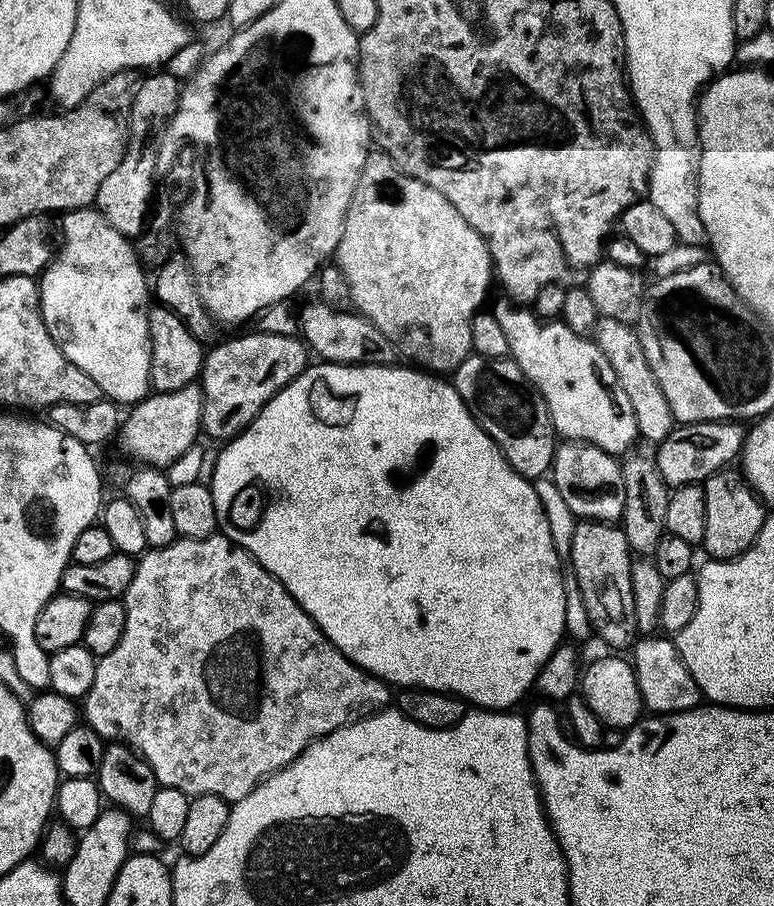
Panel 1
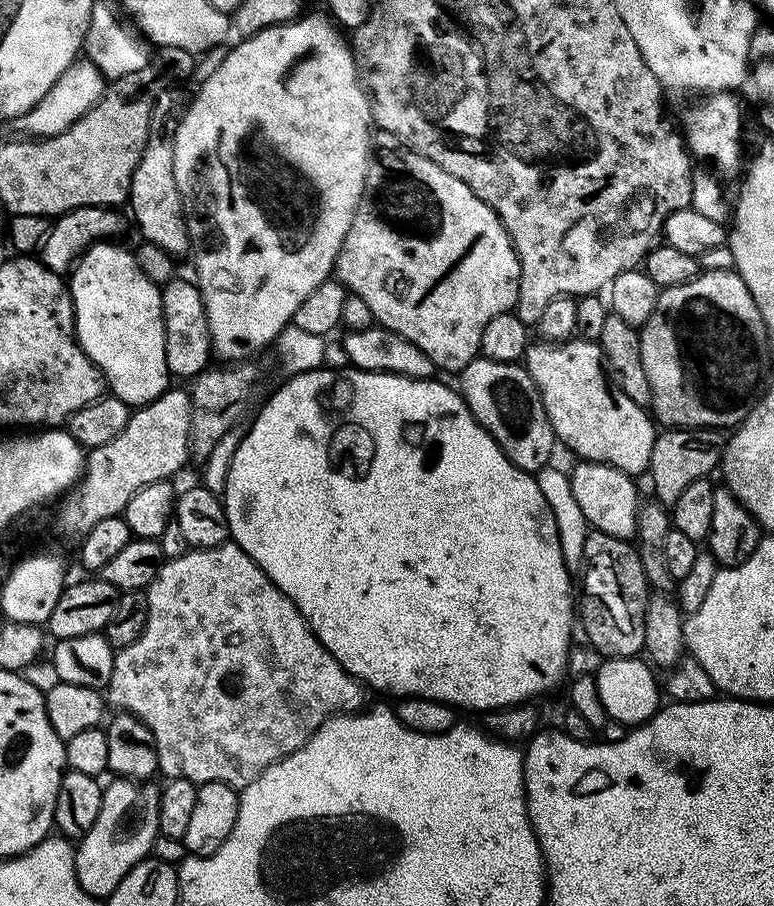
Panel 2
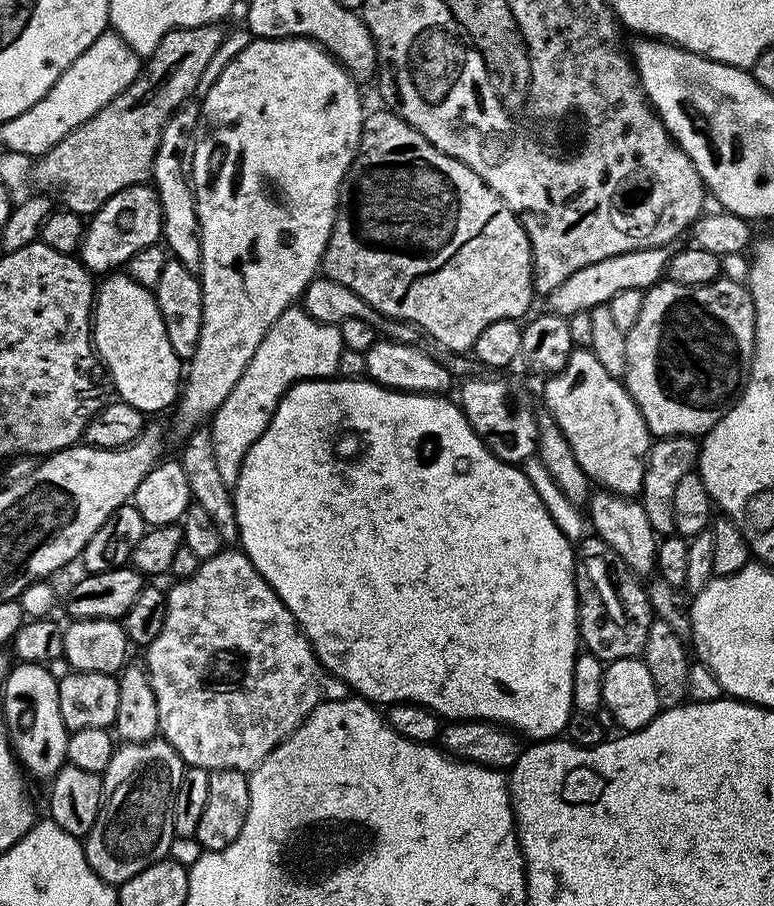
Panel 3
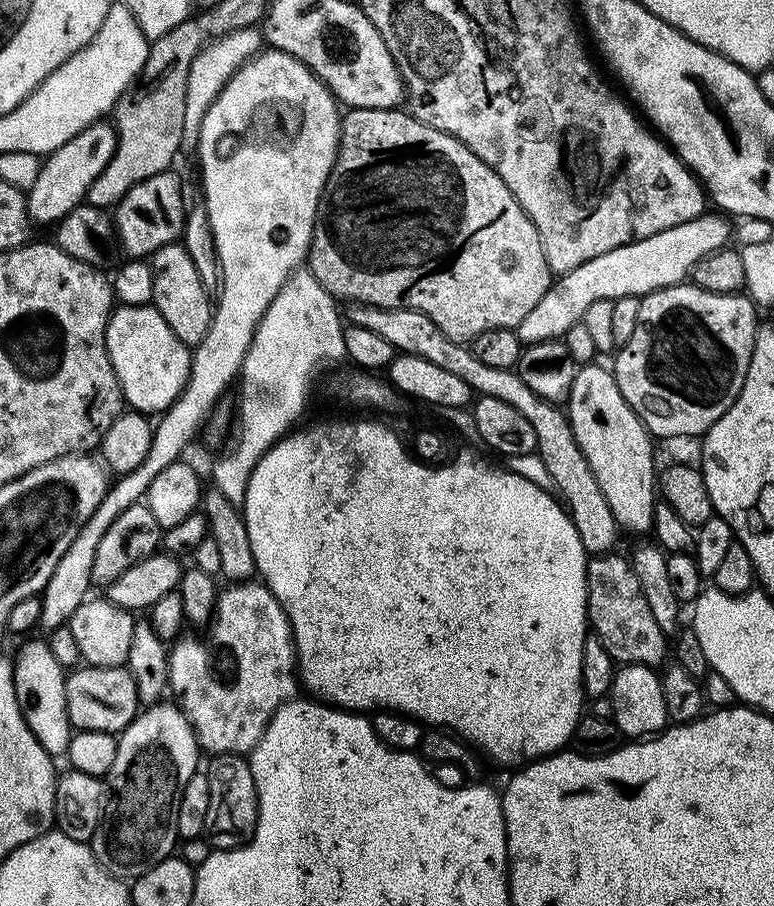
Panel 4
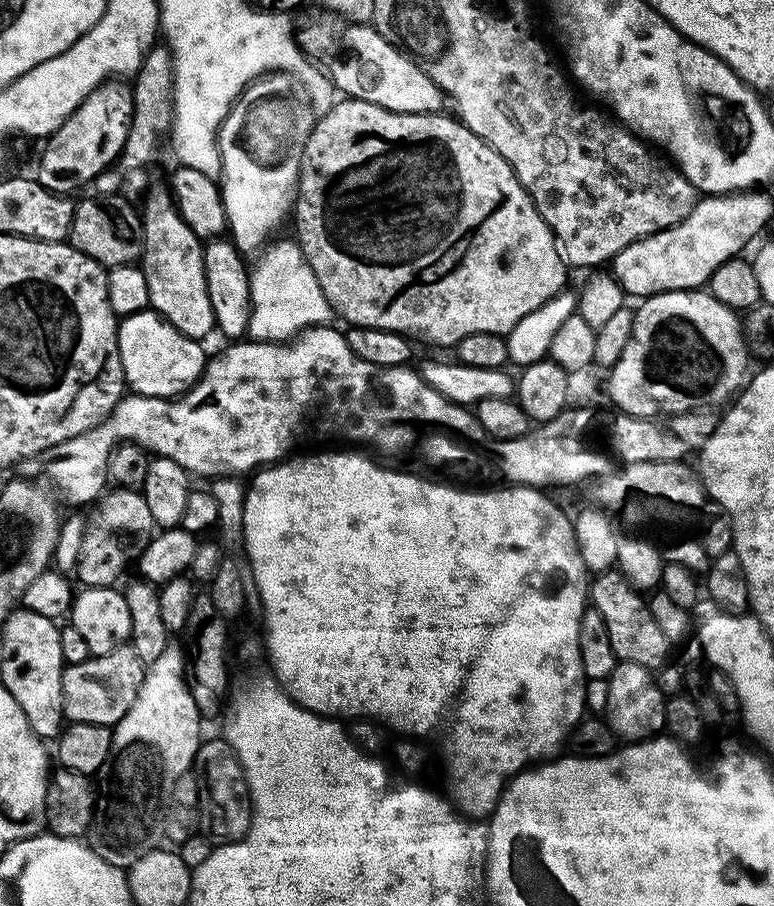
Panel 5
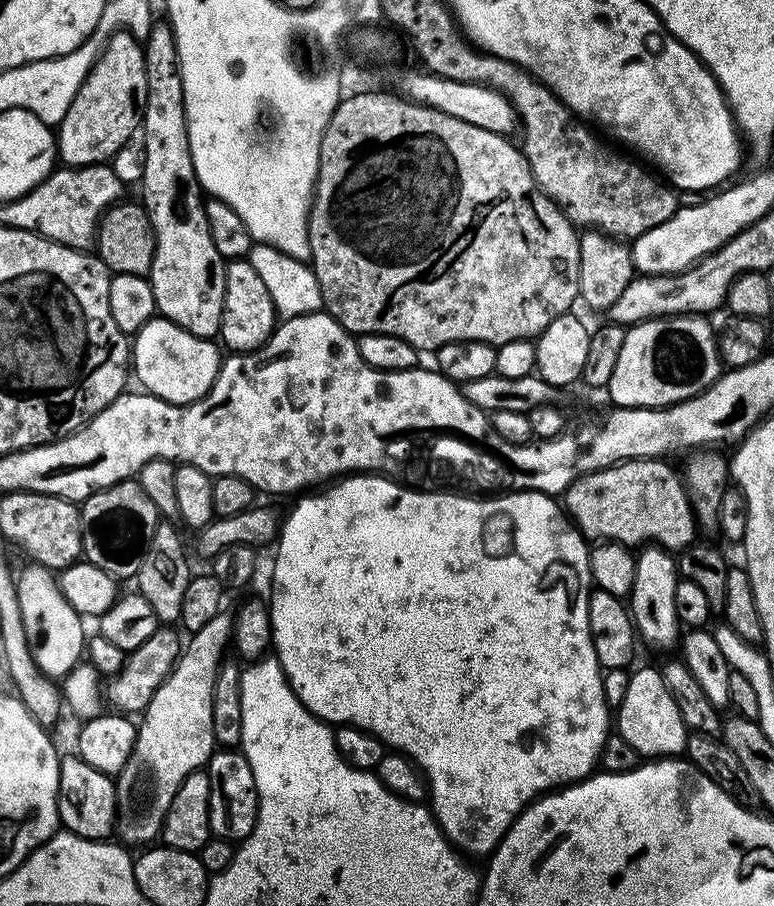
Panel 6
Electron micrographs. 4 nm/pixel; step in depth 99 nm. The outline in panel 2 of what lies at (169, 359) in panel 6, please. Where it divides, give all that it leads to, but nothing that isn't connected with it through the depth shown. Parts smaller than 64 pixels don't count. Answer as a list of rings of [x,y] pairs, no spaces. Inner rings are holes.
[[[96,242],[92,244],[79,257],[78,263],[71,269],[72,280],[70,276],[70,295],[72,297],[72,310],[74,313],[74,335],[80,344],[82,351],[88,355],[93,362],[100,368],[104,374],[107,387],[110,389],[111,395],[120,397],[121,400],[127,402],[130,406],[141,406],[151,403],[152,400],[158,399],[164,392],[170,388],[170,373],[168,370],[168,359],[166,358],[166,350],[164,349],[164,317],[160,315],[160,288],[157,283],[152,281],[138,266],[133,253],[124,248],[115,248],[112,242]]]

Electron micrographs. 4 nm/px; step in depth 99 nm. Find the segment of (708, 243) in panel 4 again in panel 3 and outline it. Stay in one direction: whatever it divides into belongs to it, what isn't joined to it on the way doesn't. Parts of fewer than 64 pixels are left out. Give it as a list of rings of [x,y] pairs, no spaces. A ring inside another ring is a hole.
[[[667,247],[636,250],[630,254],[618,254],[614,258],[606,258],[602,262],[596,262],[594,266],[586,266],[578,270],[578,274],[572,274],[562,286],[547,293],[547,311],[567,318],[573,316],[575,312],[587,312],[600,304],[607,304],[610,298],[614,298],[614,294],[622,294],[622,290],[635,288],[647,290],[652,285],[661,283],[670,263],[668,251]]]

